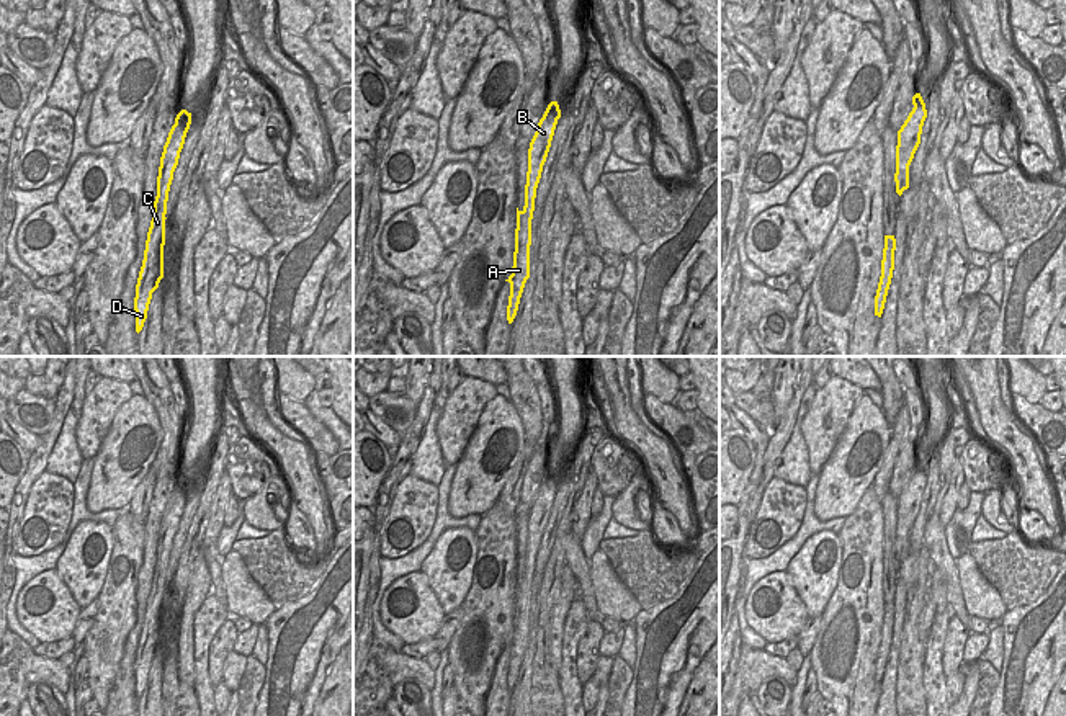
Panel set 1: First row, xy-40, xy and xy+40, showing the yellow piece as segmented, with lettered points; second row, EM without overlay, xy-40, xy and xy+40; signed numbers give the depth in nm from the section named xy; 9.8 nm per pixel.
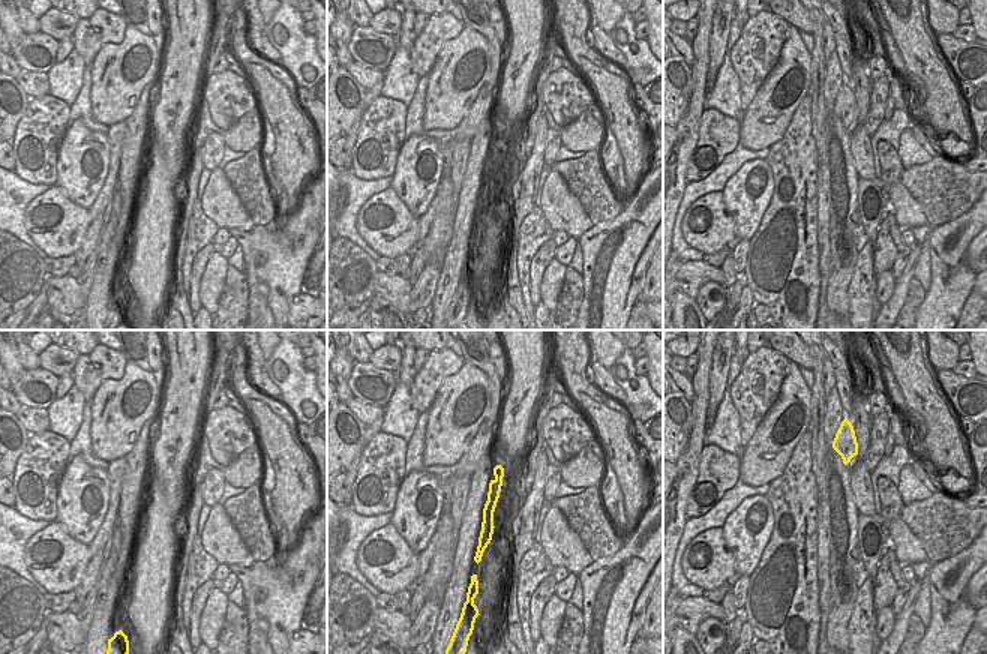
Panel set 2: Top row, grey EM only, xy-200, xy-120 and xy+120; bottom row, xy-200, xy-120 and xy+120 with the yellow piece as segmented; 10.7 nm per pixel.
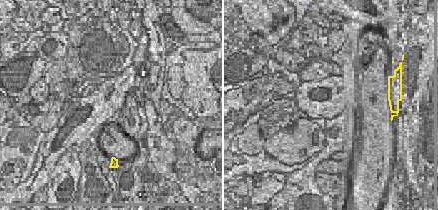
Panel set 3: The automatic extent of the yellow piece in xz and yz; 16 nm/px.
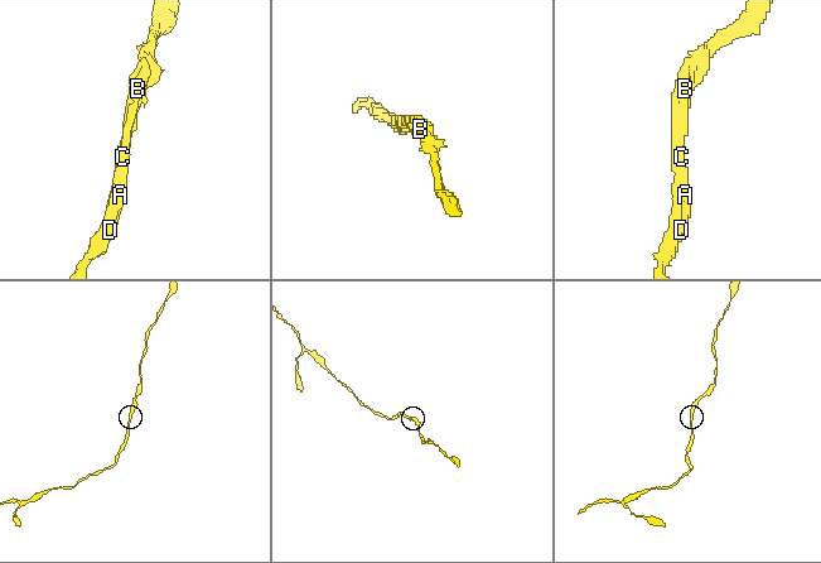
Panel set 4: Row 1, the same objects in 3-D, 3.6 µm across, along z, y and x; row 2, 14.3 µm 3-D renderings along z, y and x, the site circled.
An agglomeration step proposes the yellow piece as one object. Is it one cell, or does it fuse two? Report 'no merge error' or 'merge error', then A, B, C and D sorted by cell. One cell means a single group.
no merge error | A B C D

